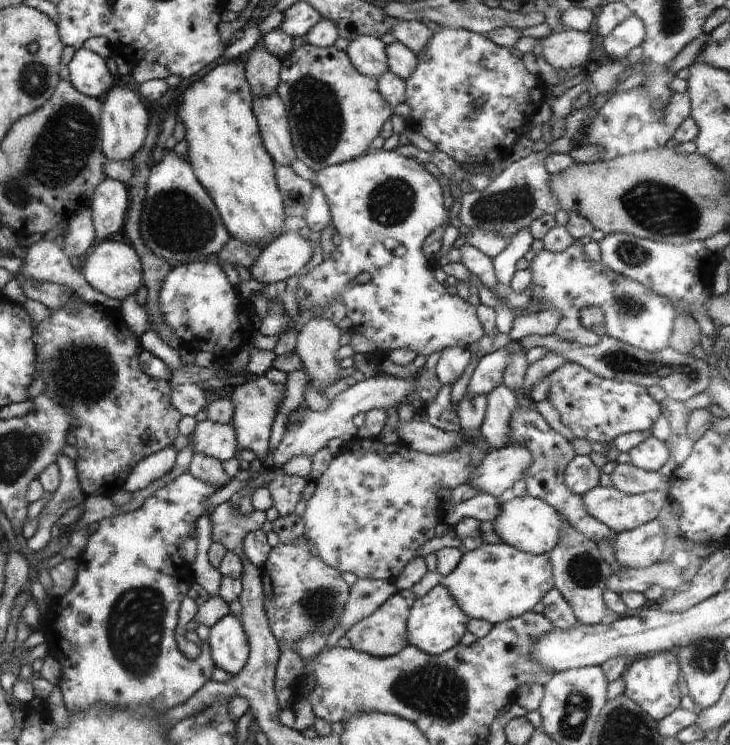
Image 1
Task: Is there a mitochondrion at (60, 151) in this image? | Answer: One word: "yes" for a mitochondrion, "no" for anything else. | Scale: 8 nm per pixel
yes

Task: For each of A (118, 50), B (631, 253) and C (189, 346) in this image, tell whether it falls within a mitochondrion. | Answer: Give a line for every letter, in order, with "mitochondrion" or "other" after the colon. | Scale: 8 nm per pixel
A: other
B: mitochondrion
C: other

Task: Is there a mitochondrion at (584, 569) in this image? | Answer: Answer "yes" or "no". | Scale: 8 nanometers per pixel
yes

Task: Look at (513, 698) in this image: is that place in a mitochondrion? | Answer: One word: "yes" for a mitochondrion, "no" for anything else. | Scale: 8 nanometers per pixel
no

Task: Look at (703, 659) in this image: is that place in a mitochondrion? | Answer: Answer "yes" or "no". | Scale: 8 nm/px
yes

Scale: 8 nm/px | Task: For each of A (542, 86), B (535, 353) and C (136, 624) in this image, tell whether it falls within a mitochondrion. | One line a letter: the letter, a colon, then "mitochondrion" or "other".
A: other
B: other
C: mitochondrion

